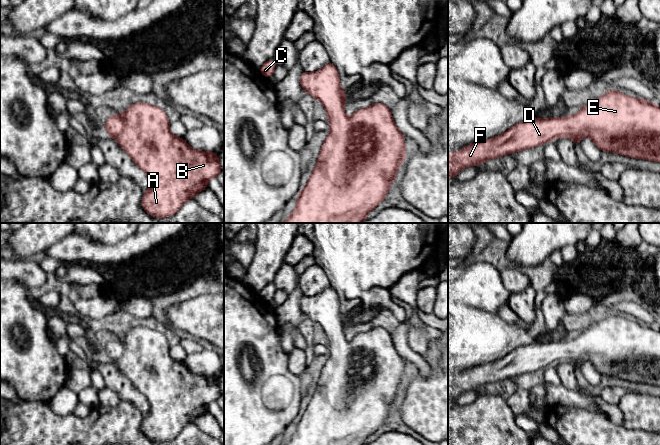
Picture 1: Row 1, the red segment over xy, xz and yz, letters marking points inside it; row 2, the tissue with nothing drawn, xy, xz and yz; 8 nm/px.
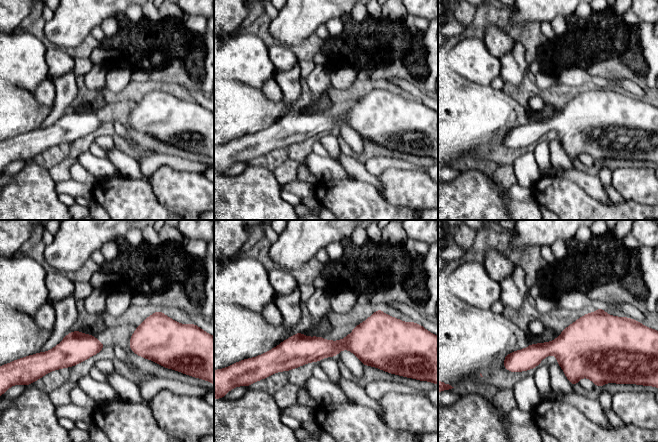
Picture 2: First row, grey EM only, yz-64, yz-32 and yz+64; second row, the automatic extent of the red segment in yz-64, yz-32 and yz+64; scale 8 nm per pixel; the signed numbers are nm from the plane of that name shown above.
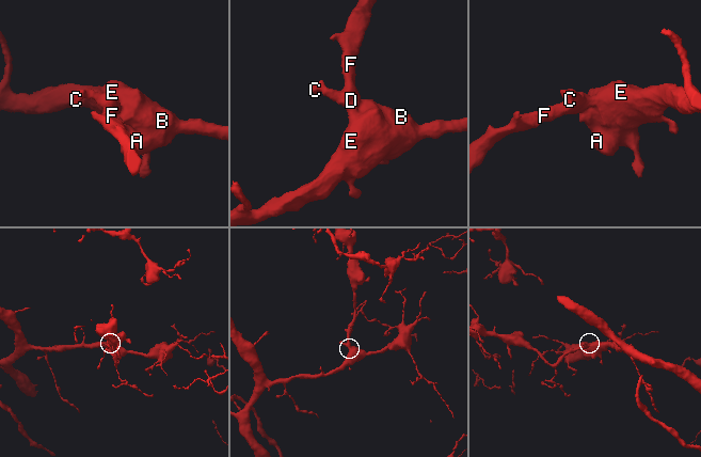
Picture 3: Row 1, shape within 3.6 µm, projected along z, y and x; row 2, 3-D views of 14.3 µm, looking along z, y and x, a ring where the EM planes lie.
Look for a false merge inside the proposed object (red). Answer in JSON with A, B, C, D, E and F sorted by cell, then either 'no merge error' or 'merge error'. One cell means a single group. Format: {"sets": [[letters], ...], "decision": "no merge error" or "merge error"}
{"sets": [["A", "B", "C", "D", "E", "F"]], "decision": "no merge error"}

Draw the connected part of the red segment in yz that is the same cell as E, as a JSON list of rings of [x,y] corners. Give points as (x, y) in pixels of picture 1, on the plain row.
[[[612,310],[607,317],[591,324],[572,340],[546,343],[533,341],[515,348],[496,361],[448,377],[448,402],[454,402],[465,391],[481,390],[487,384],[535,372],[556,362],[570,361],[575,370],[580,370],[583,360],[589,361],[600,375],[660,386],[660,330],[618,316]]]

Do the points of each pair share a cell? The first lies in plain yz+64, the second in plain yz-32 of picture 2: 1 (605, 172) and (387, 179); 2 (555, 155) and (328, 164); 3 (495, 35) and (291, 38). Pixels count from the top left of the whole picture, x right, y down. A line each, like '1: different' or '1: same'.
1: different
2: different
3: different

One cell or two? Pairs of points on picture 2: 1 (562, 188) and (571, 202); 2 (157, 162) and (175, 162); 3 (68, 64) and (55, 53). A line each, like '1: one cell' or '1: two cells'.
1: one cell
2: one cell
3: one cell

